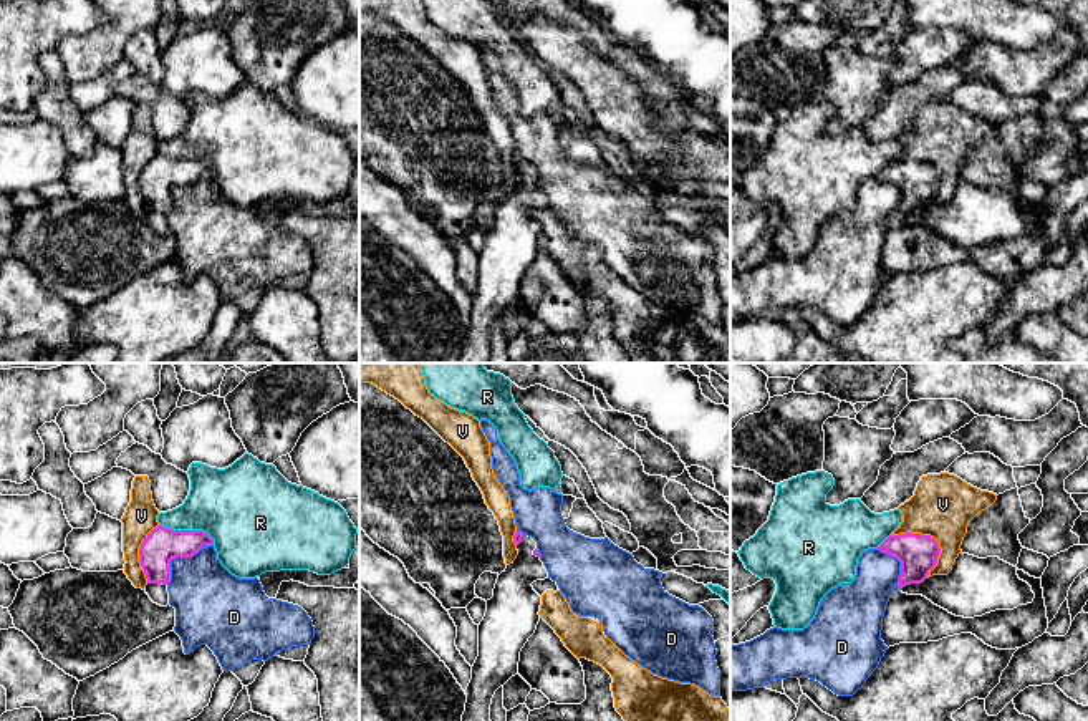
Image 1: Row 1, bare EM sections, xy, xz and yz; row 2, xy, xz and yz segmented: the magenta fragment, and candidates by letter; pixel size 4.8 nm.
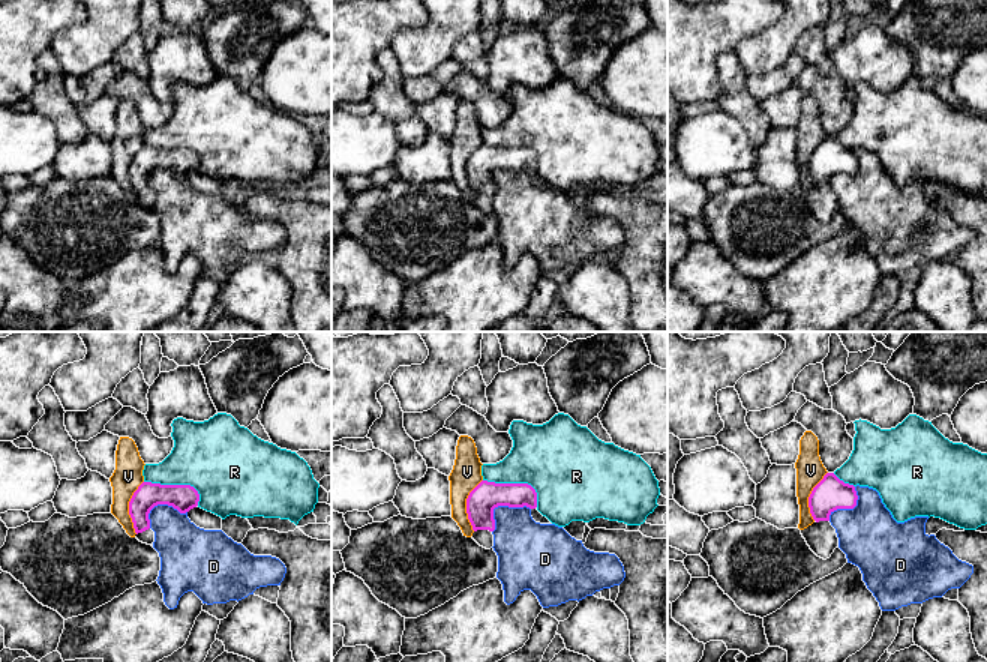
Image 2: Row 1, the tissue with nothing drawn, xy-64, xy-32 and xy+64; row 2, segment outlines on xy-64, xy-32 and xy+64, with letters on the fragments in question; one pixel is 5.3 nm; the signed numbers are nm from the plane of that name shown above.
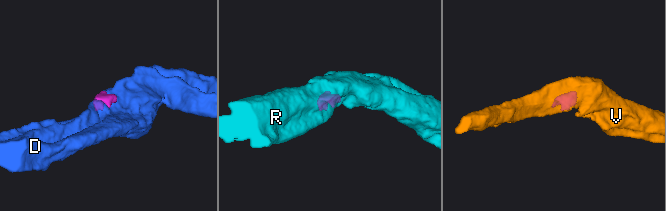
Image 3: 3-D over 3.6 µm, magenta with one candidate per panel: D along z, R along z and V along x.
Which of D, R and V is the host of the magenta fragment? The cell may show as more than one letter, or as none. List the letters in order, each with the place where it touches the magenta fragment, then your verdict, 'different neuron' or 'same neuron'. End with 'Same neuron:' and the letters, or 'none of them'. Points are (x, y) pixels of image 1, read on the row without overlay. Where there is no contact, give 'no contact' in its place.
D: meets magenta in xy at (179, 184); different neuron
R: meets magenta in xy at (189, 159); different neuron
V: meets magenta in yz at (933, 166); different neuron
Same neuron: none of them

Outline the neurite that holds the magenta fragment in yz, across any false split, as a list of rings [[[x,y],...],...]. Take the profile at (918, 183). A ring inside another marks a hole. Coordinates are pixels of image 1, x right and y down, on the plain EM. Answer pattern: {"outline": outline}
{"outline": [[[889,164],[878,177],[901,191],[899,220],[922,224],[956,245],[1013,239],[1035,227],[1032,215],[1018,207],[1017,196],[999,186],[959,182],[947,204],[931,206],[941,182],[939,171],[931,164]]]}

